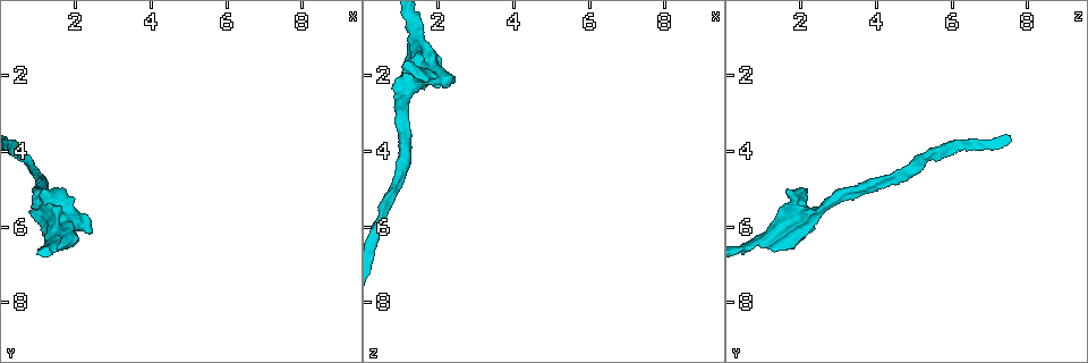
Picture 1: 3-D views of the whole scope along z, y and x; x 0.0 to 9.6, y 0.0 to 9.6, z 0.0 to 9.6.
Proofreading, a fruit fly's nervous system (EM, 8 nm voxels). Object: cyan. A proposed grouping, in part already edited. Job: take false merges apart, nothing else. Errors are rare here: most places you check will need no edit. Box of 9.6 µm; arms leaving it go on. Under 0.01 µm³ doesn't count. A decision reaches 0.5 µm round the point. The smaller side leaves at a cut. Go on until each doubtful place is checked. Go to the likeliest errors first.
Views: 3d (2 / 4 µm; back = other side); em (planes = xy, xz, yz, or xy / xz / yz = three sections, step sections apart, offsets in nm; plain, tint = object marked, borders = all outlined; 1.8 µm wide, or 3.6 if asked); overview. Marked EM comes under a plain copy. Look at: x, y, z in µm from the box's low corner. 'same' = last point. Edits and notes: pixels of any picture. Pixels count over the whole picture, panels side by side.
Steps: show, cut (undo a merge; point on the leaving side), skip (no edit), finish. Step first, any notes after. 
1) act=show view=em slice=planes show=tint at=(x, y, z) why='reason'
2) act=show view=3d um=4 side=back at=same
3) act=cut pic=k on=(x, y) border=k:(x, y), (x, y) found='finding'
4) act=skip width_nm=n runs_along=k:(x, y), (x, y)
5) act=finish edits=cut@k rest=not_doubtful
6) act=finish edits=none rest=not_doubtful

act=show view=3d um=4 at=(2.30, 5.95, 2.05) why='sudden change in width'

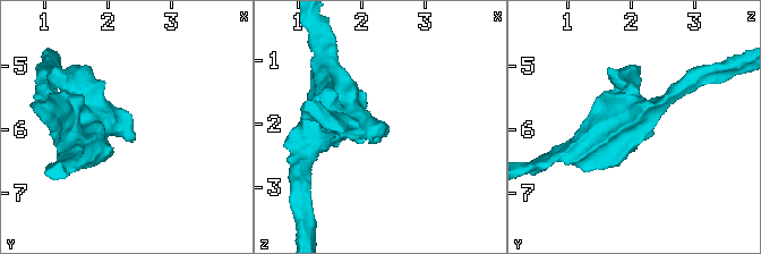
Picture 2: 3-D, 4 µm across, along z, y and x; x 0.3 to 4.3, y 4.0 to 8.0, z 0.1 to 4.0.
act=show view=em um=3.6 slice=xy step=8 show=tint at=(2.25, 5.95, 2.00) why='shape alone is not enough'

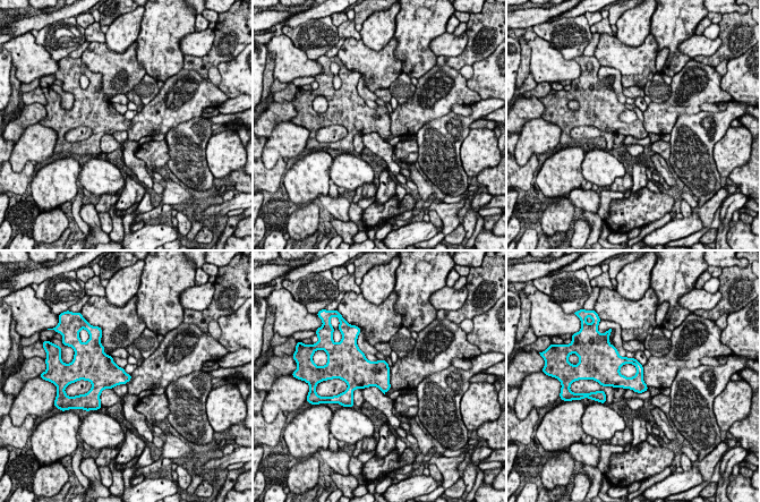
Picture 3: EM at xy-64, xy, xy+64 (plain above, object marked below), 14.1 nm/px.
act=show view=em um=3.6 slice=planes show=tint at=same why='cut it another way'

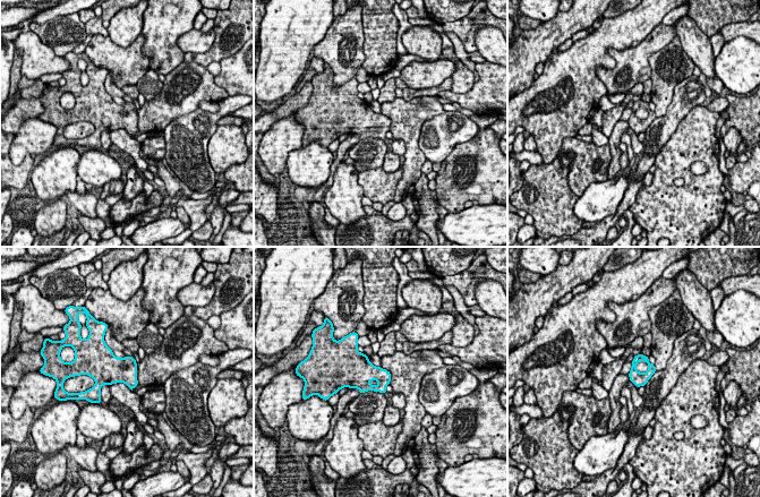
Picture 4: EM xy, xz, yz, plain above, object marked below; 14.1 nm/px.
act=skip width_nm=200 found='all the same neuron'

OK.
act=show view=3d um=4 at=(1.25, 5.80, 2.15)

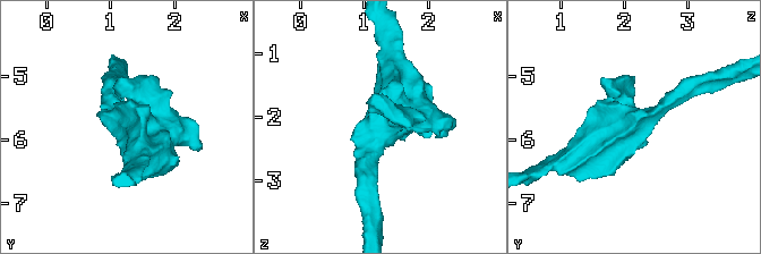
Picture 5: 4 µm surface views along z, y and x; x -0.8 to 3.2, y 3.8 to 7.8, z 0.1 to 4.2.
act=show view=em um=3.6 slice=xz step=4 show=tint at=(1.30, 5.75, 2.20)

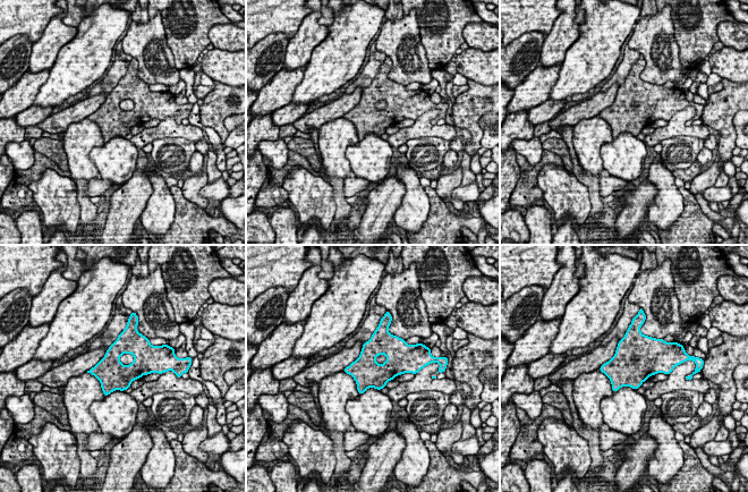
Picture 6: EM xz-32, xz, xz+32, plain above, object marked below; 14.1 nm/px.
act=show view=em um=3.6 slice=yz step=16 show=tint at=same

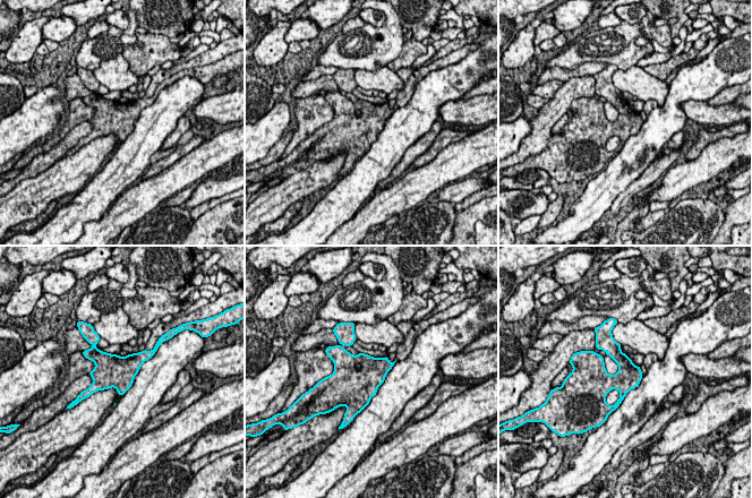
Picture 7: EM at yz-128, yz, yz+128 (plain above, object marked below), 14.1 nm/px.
act=skip found='all the same neuron'

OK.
act=show view=em um=3.6 slice=planes show=tint at=(1.45, 6.25, 1.30) why='three arms meet'

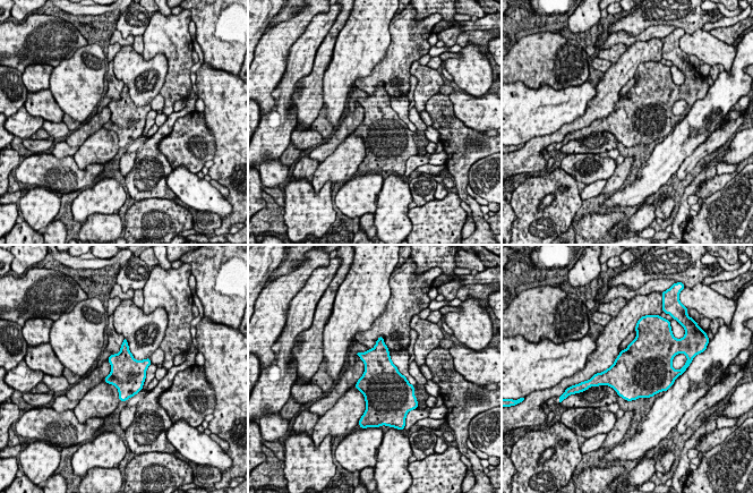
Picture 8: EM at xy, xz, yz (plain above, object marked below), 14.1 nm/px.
act=skip found='all the same neuron'

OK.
act=finish edits=none rest=not_doubtful

